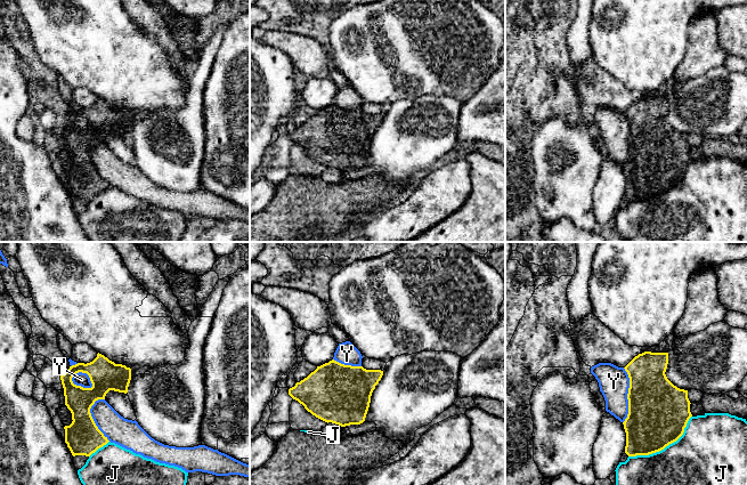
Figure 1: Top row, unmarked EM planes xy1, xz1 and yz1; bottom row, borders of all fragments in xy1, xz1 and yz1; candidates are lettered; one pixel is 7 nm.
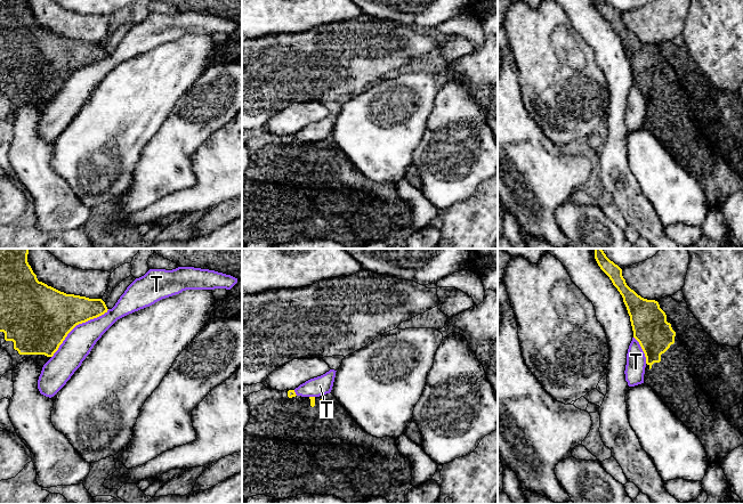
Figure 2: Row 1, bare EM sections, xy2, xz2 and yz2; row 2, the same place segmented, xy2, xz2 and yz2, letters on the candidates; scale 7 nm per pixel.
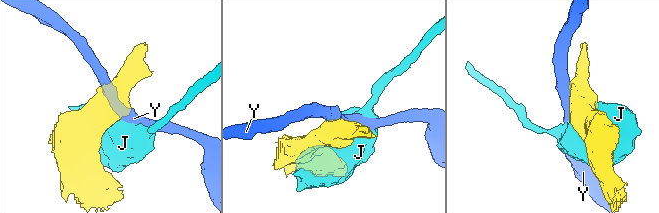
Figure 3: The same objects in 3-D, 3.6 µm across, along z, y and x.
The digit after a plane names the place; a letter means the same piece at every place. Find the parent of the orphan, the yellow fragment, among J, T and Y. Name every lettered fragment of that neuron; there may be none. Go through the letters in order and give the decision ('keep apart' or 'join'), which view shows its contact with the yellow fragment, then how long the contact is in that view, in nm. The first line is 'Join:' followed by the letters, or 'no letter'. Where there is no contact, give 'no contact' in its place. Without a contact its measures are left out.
Join: no letter
J: keep apart; contact in yz1; length 550 nm
T: keep apart; contact in xy2; length 550 nm
Y: keep apart; contact in yz1; length 400 nm

